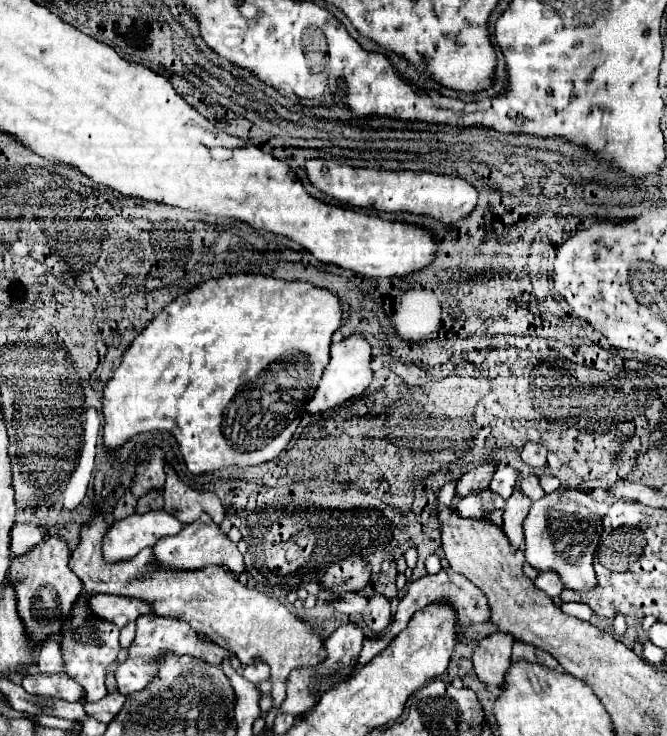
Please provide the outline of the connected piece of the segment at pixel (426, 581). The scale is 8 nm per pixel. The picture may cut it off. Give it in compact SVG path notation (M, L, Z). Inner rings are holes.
M452 568L440 570L434 576L424 576L424 578L418 578L414 582L408 582L408 588L406 588L400 602L408 602L408 606L420 606L420 610L422 610L426 604L430 604L434 600L448 600L450 604L454 604L454 608L458 608L460 626L482 624L482 622L490 620L490 608L486 604L486 598L482 598L482 596L478 598L476 596L476 586L470 584L470 580L466 576L454 572Z

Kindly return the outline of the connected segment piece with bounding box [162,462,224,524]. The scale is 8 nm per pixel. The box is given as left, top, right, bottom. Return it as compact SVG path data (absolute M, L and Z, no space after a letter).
M170 462L164 464L164 470L166 470L166 484L162 488L162 494L164 494L164 508L170 514L178 516L182 524L190 524L198 520L202 512L208 512L216 524L222 522L224 506L214 492L200 492L184 484L170 466Z

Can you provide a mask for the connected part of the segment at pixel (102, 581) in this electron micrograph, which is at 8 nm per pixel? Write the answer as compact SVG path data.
M94 510L90 522L80 530L80 544L76 550L72 550L70 568L84 582L84 590L144 600L152 606L156 616L188 622L194 630L206 634L218 646L236 654L242 664L268 662L272 668L272 684L276 684L272 688L272 708L282 706L286 698L286 686L282 680L286 680L292 670L314 668L326 660L324 638L318 634L314 622L296 616L280 600L242 584L222 566L210 564L198 570L154 566L152 548L144 548L130 560L106 562L102 554L102 542L108 530L110 526L106 524L106 516L100 510Z

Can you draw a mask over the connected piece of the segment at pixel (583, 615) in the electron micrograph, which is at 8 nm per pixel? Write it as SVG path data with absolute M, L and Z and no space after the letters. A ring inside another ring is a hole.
M568 602L568 604L562 604L562 610L570 616L576 616L580 620L590 620L594 616L594 610L584 604L584 602Z

